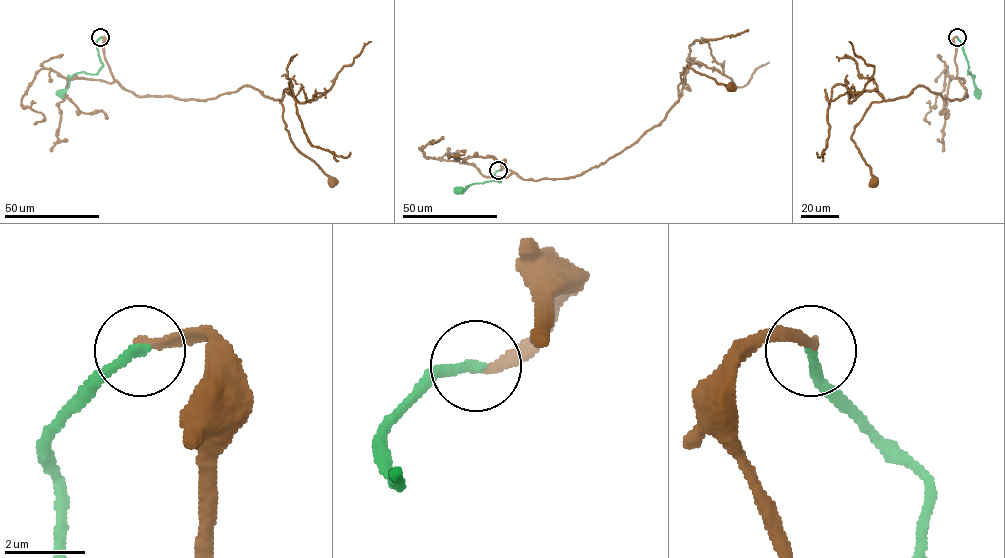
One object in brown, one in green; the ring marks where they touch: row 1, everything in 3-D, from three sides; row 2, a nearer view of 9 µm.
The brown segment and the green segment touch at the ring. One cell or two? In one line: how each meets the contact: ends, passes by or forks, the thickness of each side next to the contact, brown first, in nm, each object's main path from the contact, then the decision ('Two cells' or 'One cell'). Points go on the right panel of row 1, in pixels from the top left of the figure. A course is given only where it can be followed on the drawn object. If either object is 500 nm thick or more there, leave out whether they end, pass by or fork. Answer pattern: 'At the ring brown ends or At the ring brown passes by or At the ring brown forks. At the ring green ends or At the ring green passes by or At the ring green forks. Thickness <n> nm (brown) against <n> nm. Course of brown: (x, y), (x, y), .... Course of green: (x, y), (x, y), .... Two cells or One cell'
At the ring brown ends. At the ring green ends. Thickness 240 nm (brown) against 260 nm. Course of brown: (957, 37), (967, 96), (950, 100), (918, 86), (872, 102), (854, 128), (874, 182). Course of green: (957, 37), (962, 43), (968, 74), (970, 72), (973, 78), (976, 93). Two cells

